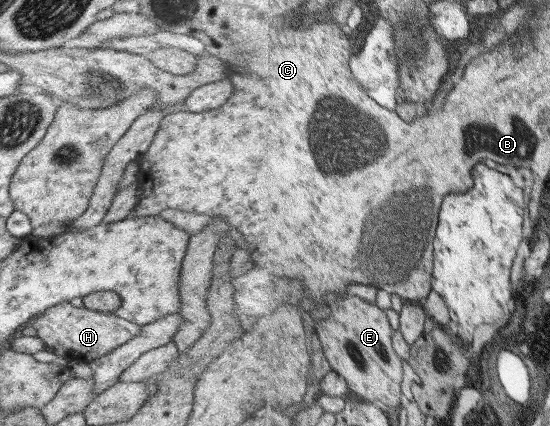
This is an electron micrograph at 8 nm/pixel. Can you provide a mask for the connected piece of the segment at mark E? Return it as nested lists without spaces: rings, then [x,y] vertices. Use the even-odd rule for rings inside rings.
[[[357,296],[336,299],[329,320],[317,324],[318,340],[332,371],[347,380],[350,395],[384,403],[390,410],[401,406],[404,360],[393,350],[393,328],[385,310]]]

